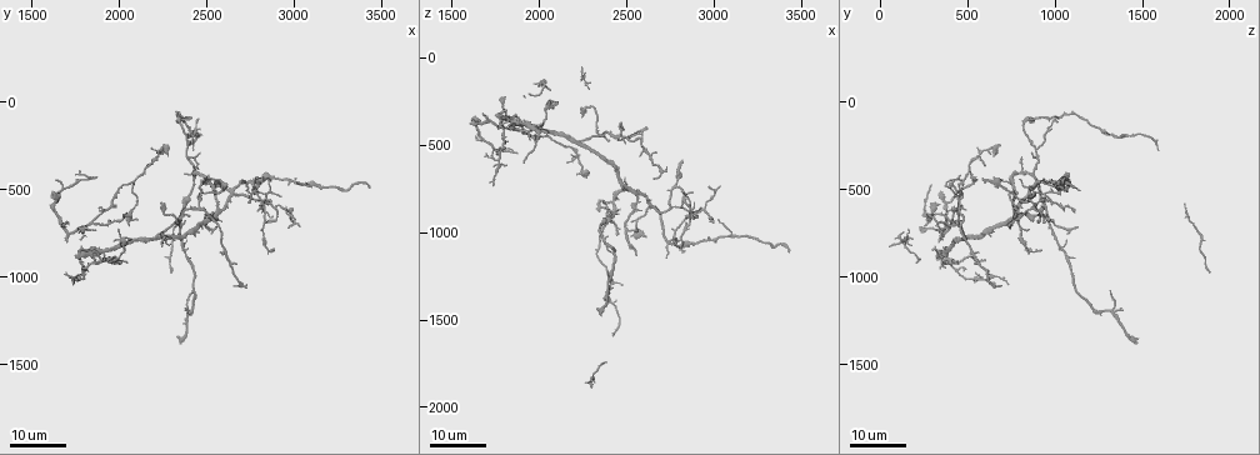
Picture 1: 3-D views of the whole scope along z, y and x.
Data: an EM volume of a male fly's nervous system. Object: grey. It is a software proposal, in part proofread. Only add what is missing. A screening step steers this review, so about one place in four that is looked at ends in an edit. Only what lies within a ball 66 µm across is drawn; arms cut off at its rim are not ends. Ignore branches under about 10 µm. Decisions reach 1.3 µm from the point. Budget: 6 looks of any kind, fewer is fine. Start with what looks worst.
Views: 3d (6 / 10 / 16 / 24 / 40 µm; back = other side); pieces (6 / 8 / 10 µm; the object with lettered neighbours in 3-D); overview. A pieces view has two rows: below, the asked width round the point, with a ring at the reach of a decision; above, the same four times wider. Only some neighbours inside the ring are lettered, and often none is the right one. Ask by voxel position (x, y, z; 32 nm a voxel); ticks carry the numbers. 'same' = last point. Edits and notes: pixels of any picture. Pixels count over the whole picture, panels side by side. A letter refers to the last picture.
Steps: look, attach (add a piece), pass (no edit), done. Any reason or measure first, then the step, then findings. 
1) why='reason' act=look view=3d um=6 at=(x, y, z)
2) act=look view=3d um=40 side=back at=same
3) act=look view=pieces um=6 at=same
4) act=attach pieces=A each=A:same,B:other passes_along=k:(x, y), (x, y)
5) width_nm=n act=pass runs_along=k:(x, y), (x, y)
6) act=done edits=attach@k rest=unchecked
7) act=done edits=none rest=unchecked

why='branch stops here' act=look view=3d um=16 at=(2560, 700, 1120)

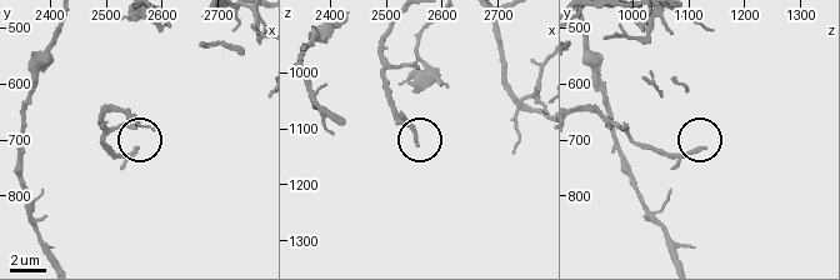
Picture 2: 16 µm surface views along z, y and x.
act=look view=pieces um=8 at=(2555, 715, 1130)

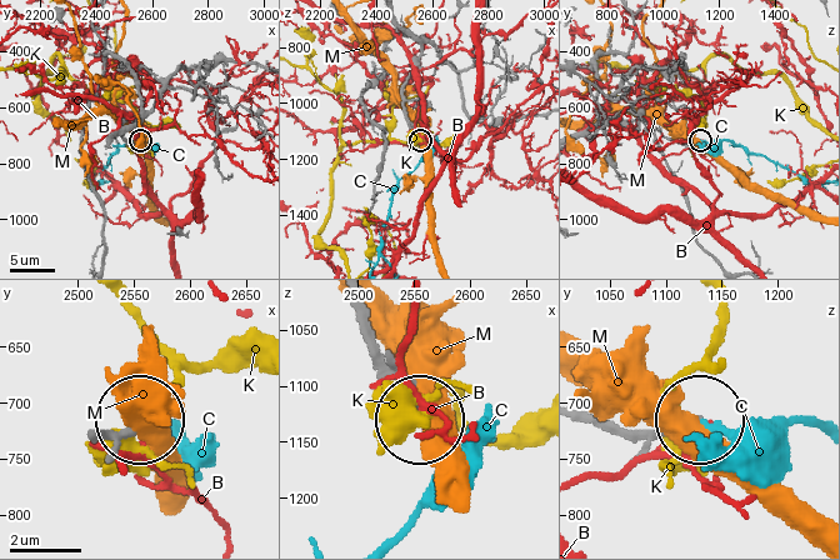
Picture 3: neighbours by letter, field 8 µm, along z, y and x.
width_nm=200 act=attach pieces=C each=B:other,C:same,K:other,M:other passes_along=3:(609, 423), (633, 431), (695, 423), (740, 431), (818, 423) found='the neuron continues'

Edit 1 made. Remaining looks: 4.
why='branch stops here' act=look view=3d um=24 at=(2820, 440, 580)

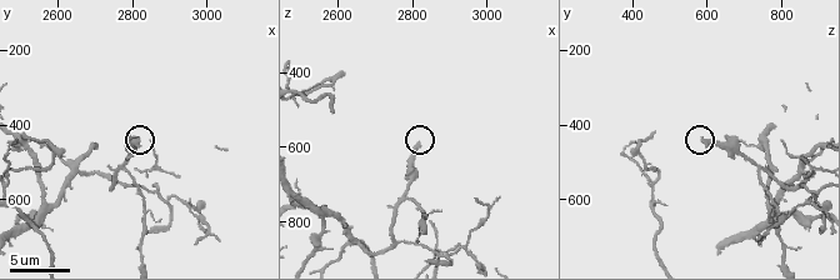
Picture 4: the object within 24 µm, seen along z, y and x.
why='see the neighbours' act=look view=pieces um=10 at=(2820, 440, 590)

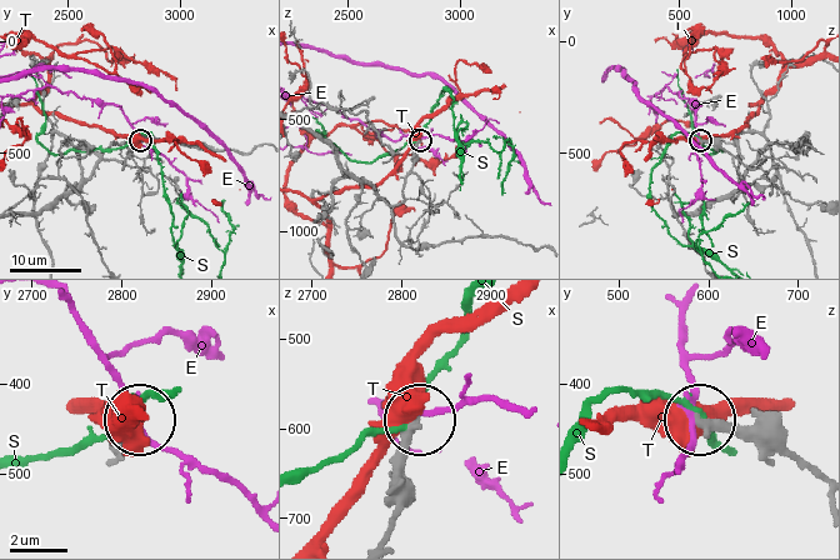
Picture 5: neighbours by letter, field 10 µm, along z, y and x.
act=pass each=E:other,S:other,T:other runs_along=5:(814, 475), (701, 420) found='no lettered piece goes on from it'

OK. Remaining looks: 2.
why='end of a long branch' act=look view=3d um=24 at=(2680, 1040, 680)

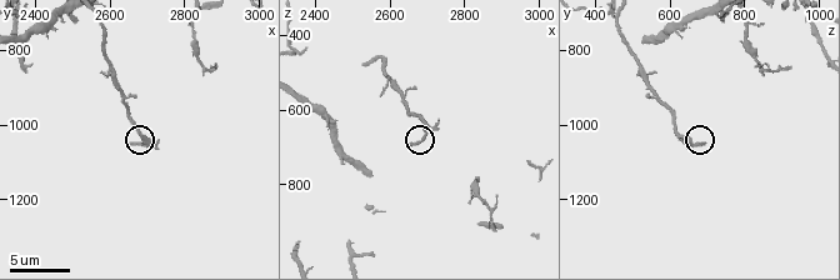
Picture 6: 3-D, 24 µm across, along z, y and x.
why='what lies round it' act=look view=pieces um=10 at=(2660, 1050, 690)

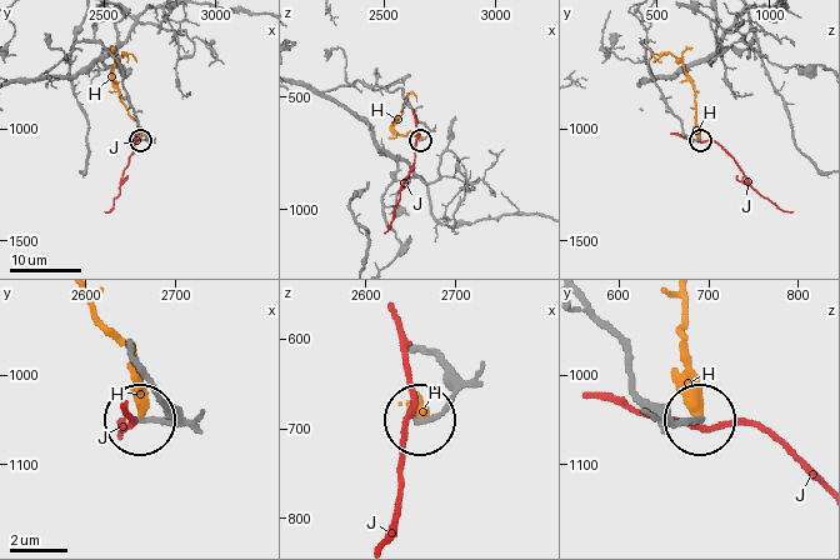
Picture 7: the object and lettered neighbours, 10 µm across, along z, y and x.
act=pass each=H:other,J:other runs_along=7:(384, 88), (403, 90), (425, 126), (426, 135), (419, 139) found='no lettered piece goes on from it'

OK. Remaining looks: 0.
act=done edits=attach@3 rest=unchecked

